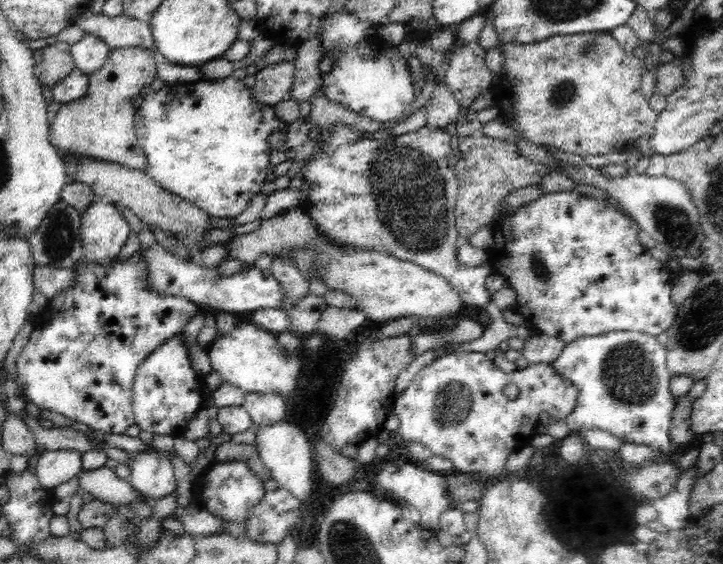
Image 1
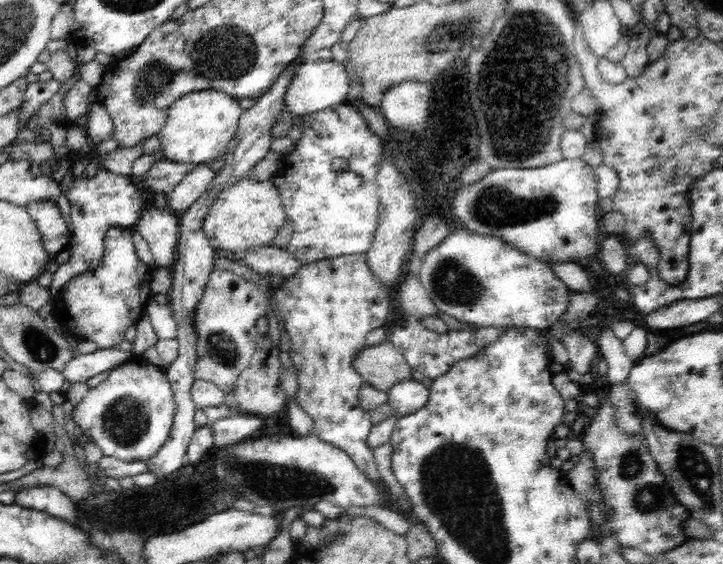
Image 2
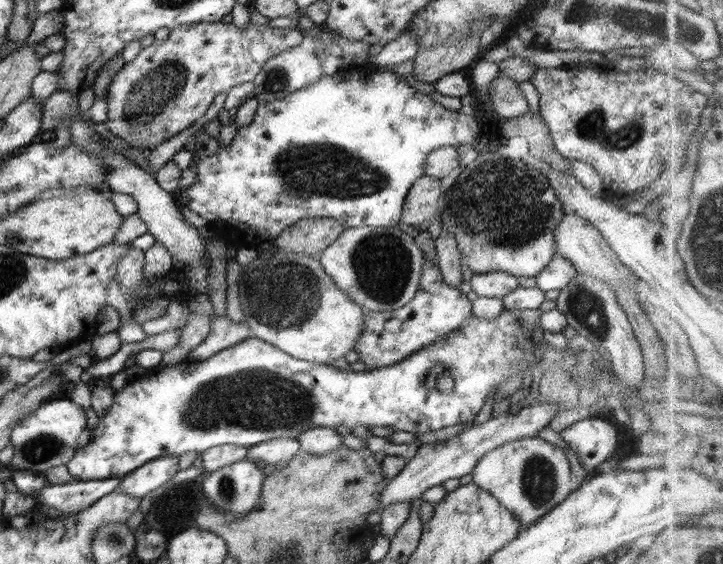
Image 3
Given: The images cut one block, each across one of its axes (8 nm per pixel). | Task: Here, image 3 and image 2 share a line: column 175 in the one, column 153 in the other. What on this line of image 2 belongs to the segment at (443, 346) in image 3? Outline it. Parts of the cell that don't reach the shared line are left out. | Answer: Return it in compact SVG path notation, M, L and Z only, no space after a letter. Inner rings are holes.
M135 355L124 364L110 370L106 380L92 387L74 408L67 409L76 428L96 444L104 456L114 457L124 462L138 462L152 458L168 440L173 427L176 403L174 403L174 391L165 371L161 367L150 364L143 356Z

